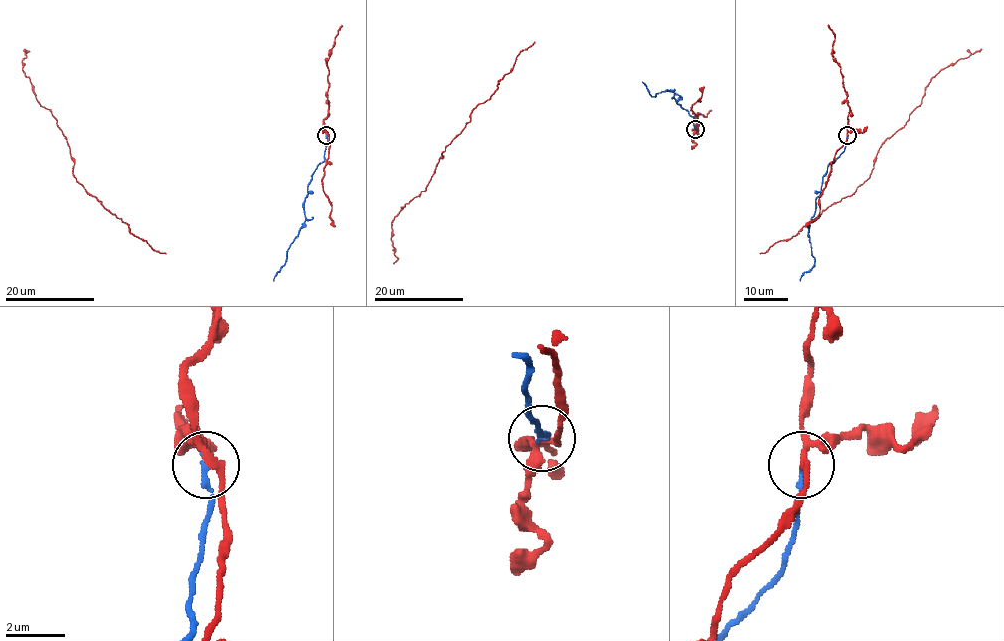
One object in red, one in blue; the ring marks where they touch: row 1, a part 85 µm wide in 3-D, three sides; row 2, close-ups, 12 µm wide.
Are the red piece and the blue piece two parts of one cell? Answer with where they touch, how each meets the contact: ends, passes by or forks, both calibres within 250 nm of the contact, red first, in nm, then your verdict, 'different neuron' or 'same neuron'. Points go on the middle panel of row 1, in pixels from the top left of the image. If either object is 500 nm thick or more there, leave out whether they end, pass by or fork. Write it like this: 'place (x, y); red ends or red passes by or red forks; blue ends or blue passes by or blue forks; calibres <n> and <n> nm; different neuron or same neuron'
place (695, 129); red forks; blue ends; calibres 180 and 150 nm; different neuron

